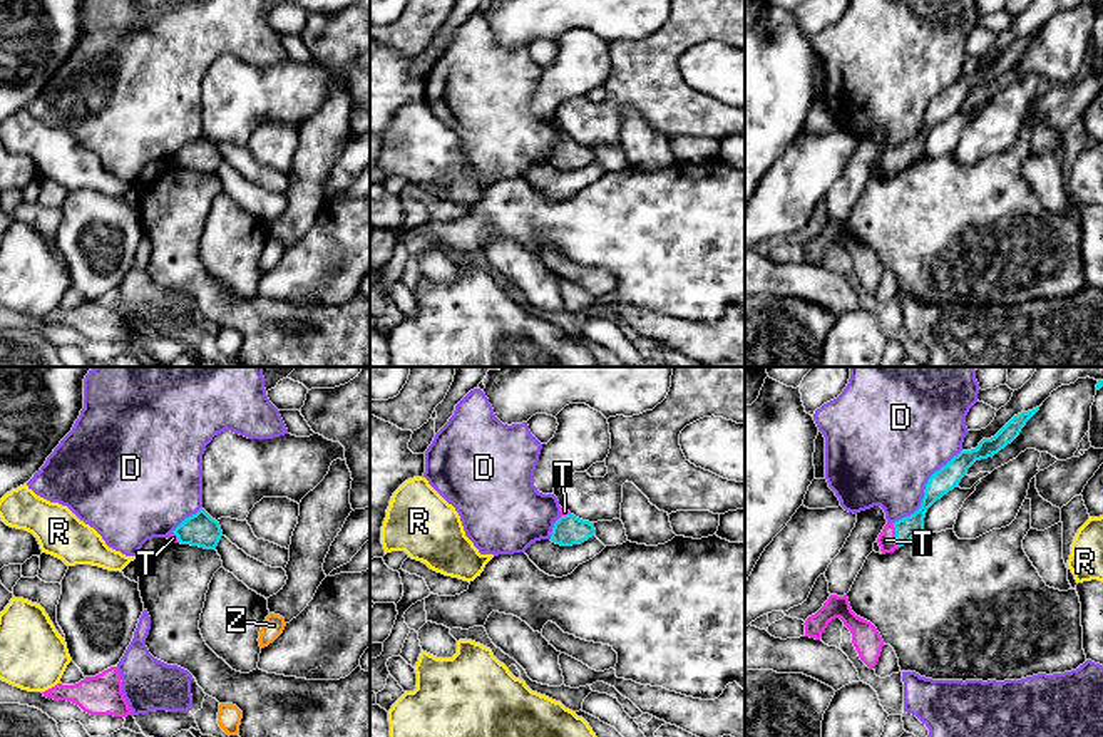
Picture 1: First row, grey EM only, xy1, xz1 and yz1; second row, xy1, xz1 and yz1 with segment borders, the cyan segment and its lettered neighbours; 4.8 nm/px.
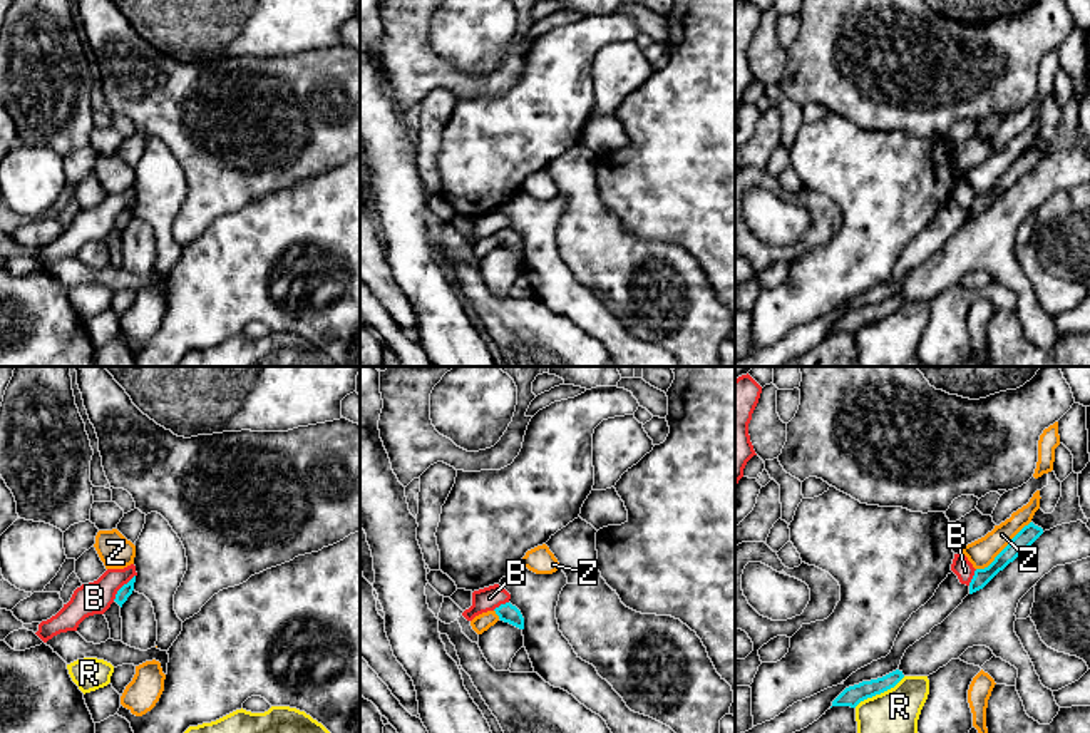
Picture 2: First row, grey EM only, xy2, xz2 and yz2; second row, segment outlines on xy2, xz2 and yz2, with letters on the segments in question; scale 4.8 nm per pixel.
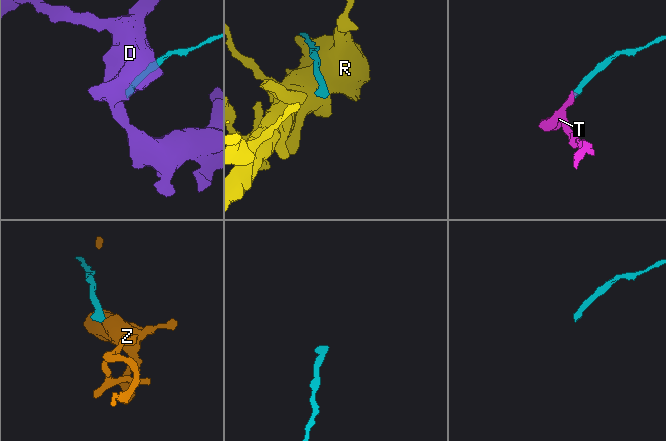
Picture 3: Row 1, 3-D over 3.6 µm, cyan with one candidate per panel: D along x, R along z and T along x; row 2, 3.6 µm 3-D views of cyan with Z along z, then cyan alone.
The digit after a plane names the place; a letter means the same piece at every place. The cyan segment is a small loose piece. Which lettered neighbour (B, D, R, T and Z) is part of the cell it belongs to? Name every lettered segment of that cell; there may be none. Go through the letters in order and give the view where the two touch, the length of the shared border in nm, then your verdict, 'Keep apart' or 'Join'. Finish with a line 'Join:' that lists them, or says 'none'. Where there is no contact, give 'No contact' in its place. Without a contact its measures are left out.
B: Touches cyan in xy2. Shared border 170 nm. Keep apart
D: Touches cyan in yz1. Shared border 480 nm. Keep apart
R: Touches cyan in yz2. Shared border 280 nm. Keep apart
T: Touches cyan in yz1. Shared border 130 nm. Join
Z: Touches cyan in yz2. Shared border 360 nm. Keep apart
Join: T

